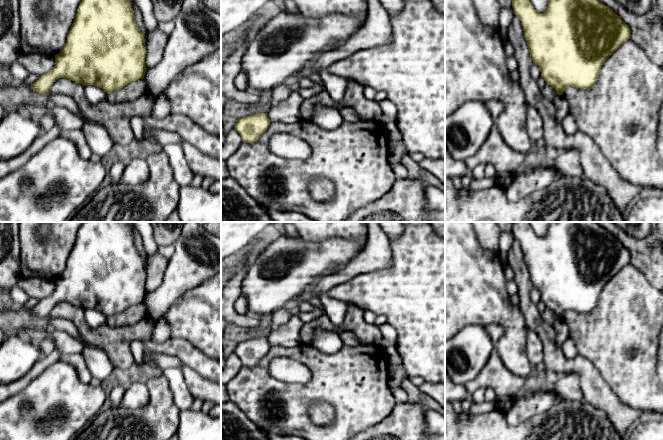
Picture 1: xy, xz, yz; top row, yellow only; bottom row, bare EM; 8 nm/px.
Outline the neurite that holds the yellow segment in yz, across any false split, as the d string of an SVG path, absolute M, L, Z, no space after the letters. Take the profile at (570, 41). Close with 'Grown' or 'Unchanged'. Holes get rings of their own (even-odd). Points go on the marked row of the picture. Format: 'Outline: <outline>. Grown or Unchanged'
Outline: M512 0L514 14L519 17L533 63L540 68L541 77L558 95L569 87L590 89L597 82L604 62L630 39L629 26L608 6L599 0L549 0L544 13L537 12L530 0Z. Unchanged

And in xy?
Outline: M82 0L67 34L66 43L61 52L55 55L54 68L50 72L41 75L30 87L38 93L45 94L49 93L51 86L57 79L67 78L83 86L97 86L108 94L135 80L144 78L147 70L145 64L146 54L145 39L135 21L130 0Z. Unchanged

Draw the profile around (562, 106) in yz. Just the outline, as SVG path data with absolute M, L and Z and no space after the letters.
M557 95L552 102L557 109L556 120L561 123L564 117L569 113L569 104L563 95Z

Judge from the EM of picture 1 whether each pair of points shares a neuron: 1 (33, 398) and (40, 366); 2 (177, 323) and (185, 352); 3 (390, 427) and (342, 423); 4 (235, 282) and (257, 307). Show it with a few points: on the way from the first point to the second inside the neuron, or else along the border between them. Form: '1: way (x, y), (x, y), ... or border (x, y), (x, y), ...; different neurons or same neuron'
1: border (57, 361), (48, 365), (20, 390); different neurons
2: border (170, 337), (185, 339), (201, 351); different neurons
3: border (391, 411), (381, 421), (366, 429); different neurons
4: border (246, 274), (242, 281), (241, 294); different neurons

